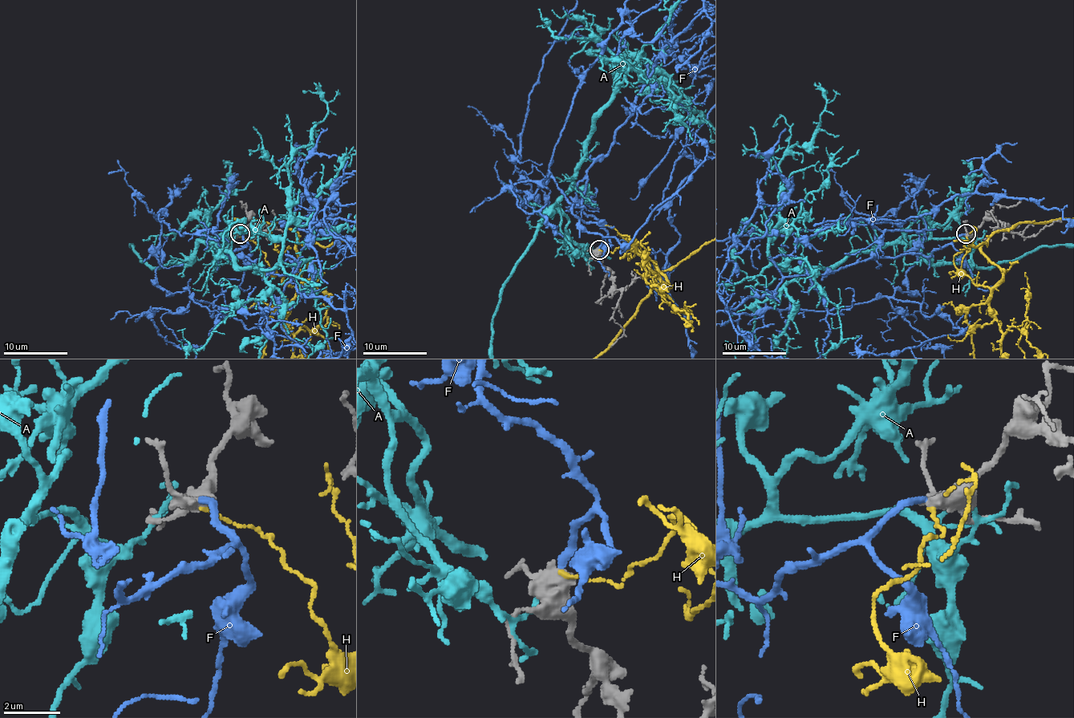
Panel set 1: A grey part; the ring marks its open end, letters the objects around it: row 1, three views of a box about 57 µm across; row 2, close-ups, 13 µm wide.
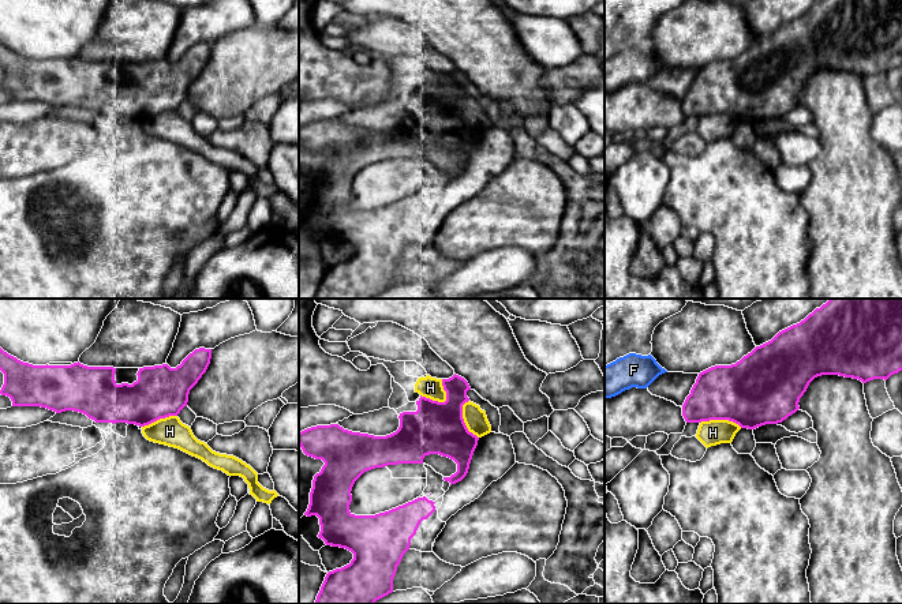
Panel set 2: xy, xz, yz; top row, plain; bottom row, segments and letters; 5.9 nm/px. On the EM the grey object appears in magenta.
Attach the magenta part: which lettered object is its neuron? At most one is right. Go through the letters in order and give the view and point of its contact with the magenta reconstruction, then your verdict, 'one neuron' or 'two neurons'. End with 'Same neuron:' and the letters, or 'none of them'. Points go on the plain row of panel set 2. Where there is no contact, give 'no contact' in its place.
A: no contact; two neurons
F: no contact; one neuron
H: contact xz (442, 97); two neurons
Same neuron: F

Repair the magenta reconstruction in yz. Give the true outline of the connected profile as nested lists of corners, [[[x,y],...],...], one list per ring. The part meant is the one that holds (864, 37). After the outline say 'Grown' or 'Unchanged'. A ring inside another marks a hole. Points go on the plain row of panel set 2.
[[[821,0],[804,15],[779,26],[731,60],[699,68],[682,100],[686,117],[729,115],[755,124],[778,119],[796,108],[809,78],[821,70],[839,70],[867,78],[887,75],[902,65],[902,0]]]. Unchanged

